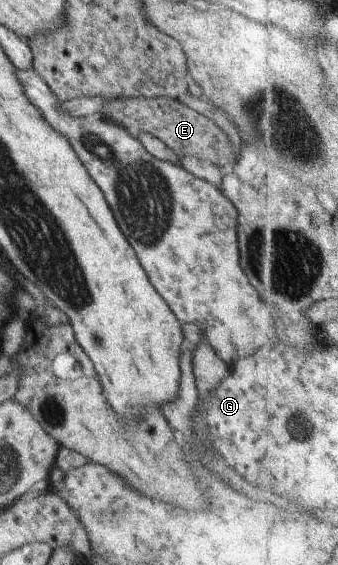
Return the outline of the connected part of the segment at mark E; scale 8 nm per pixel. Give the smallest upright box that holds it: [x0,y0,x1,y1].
[101,96,240,170]

